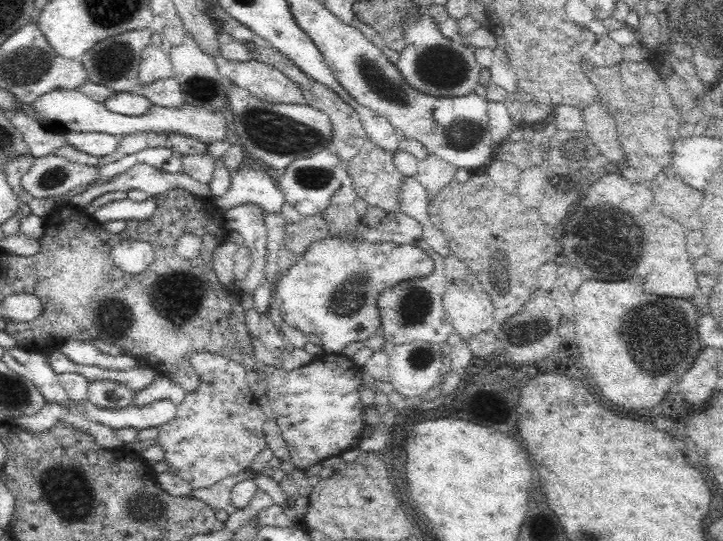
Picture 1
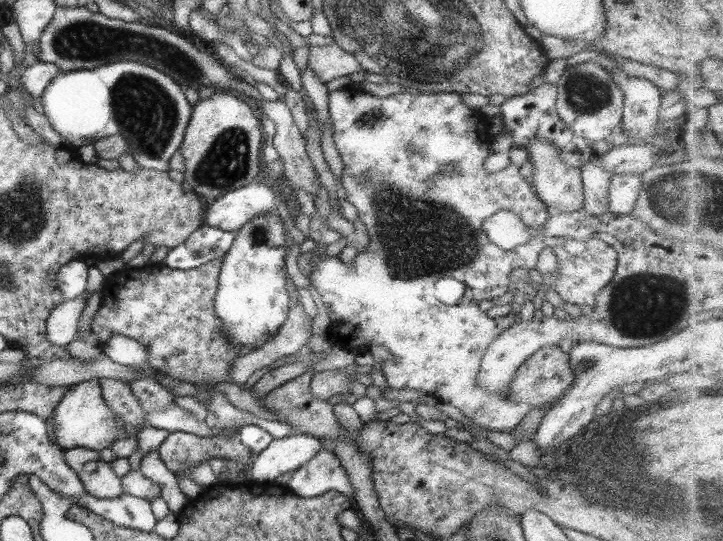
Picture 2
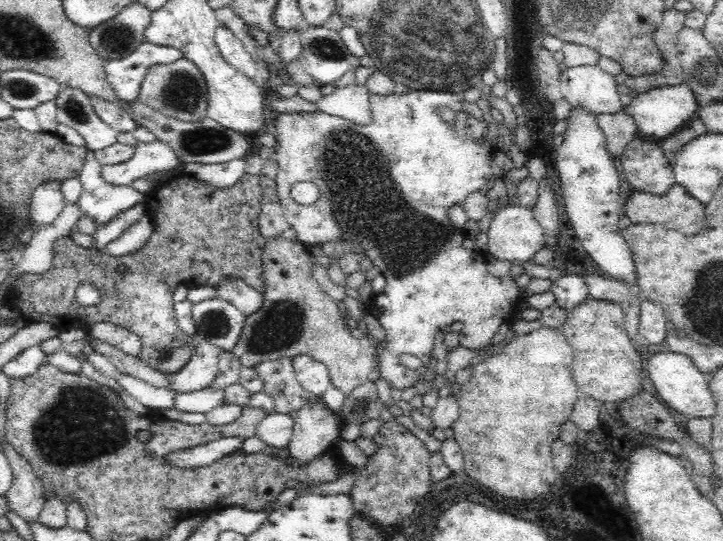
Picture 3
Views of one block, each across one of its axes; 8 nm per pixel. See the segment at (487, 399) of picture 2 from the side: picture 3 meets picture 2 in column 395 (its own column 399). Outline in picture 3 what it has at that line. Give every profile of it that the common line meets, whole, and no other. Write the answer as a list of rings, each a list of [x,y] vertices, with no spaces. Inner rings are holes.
[[[408,90],[406,94],[370,94],[369,107],[372,123],[367,126],[318,111],[280,114],[276,119],[279,147],[274,153],[278,165],[275,193],[284,220],[296,232],[297,240],[308,247],[326,242],[358,244],[363,256],[386,279],[383,291],[374,294],[368,310],[386,332],[377,349],[375,366],[379,377],[384,378],[392,389],[403,391],[415,388],[414,385],[426,376],[434,338],[443,326],[464,323],[460,346],[482,350],[490,346],[490,339],[499,326],[511,319],[524,294],[509,275],[498,279],[488,273],[485,257],[475,249],[464,247],[464,238],[470,233],[466,229],[452,232],[454,228],[448,216],[452,205],[461,204],[472,192],[486,194],[494,185],[496,177],[490,169],[490,155],[495,148],[488,142],[486,149],[474,143],[479,137],[487,139],[487,123],[472,117],[464,109],[463,101],[451,92]],[[440,105],[450,106],[457,112],[454,126],[438,119],[433,110]],[[300,182],[311,182],[318,188],[316,202],[304,205],[294,200],[291,188]],[[404,354],[418,357],[423,367],[410,370],[402,366],[399,360]]]

